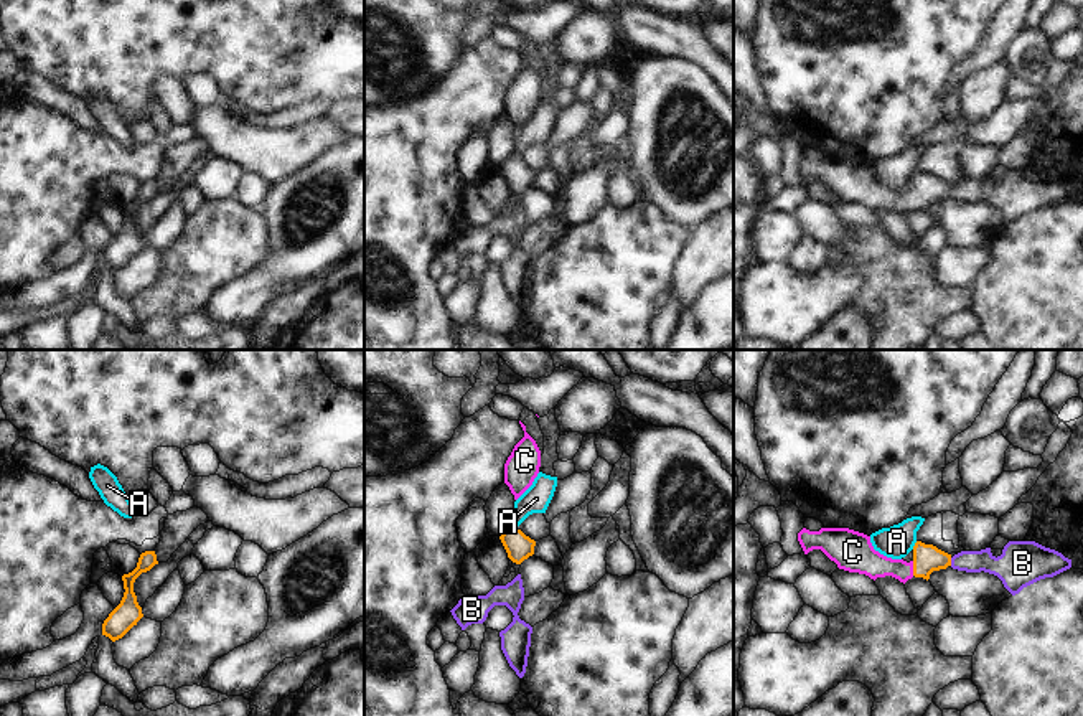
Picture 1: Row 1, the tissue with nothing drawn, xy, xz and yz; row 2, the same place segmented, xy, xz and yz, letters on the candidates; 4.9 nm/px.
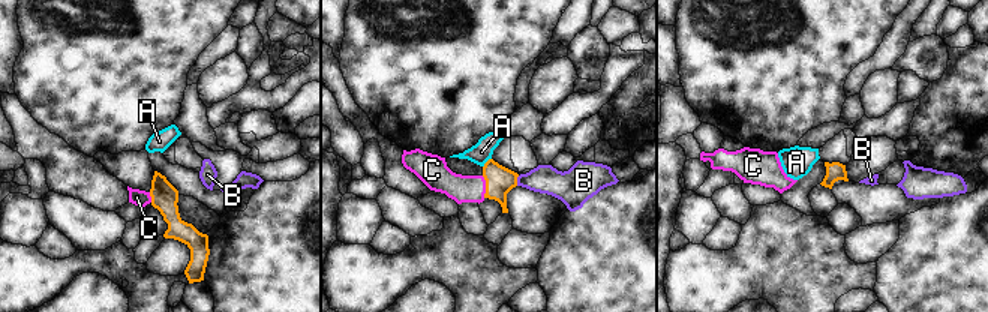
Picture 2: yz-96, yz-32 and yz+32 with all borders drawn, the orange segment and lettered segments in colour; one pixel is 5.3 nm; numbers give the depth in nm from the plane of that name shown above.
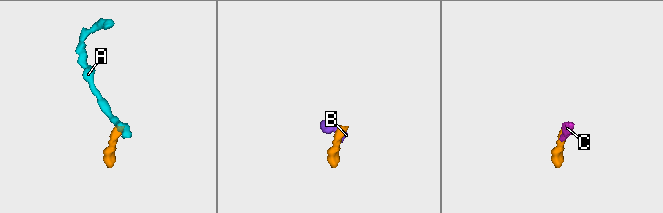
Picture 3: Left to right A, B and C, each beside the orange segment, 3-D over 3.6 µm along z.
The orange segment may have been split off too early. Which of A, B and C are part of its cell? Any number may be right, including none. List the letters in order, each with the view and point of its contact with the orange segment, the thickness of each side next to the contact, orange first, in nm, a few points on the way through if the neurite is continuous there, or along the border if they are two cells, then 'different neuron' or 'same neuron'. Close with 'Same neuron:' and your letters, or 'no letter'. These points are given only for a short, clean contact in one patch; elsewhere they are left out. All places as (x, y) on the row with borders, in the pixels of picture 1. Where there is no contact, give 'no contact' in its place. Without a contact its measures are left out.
A: meets orange in yz at (915, 545); 140 nm thick on the orange side, 160 nm on the other; border along yz (917, 541), (912, 548); different neuron
B: meets orange in yz at (950, 561); 140 nm thick on the orange side, 110 nm on the other; runs through yz (927, 558), (950, 561), (971, 561); same neuron
C: meets orange in yz at (914, 568); 140 nm thick on the orange side, 140 nm on the other; runs through yz (927, 558), (914, 568), (879, 566), (864, 560); same neuron
Same neuron: B, C

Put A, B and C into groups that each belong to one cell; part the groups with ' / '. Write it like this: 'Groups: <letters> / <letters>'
Groups: A / B C.

